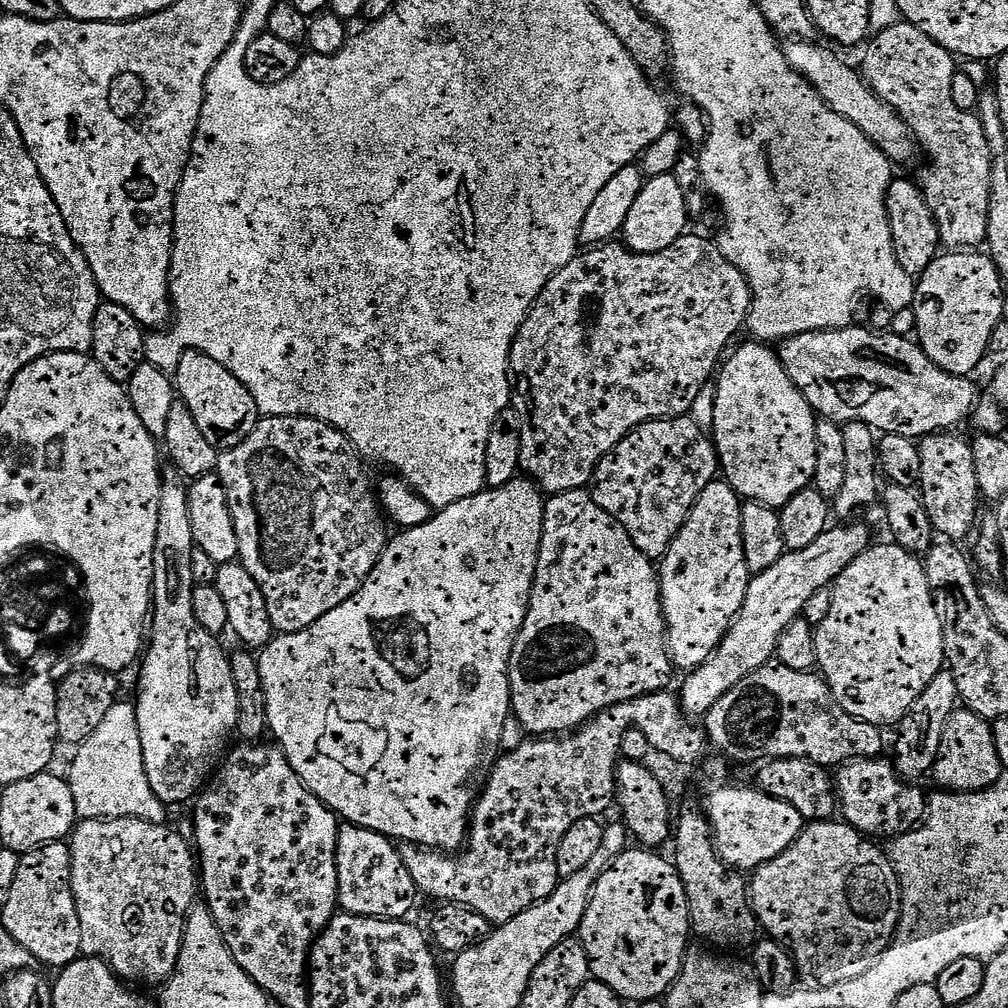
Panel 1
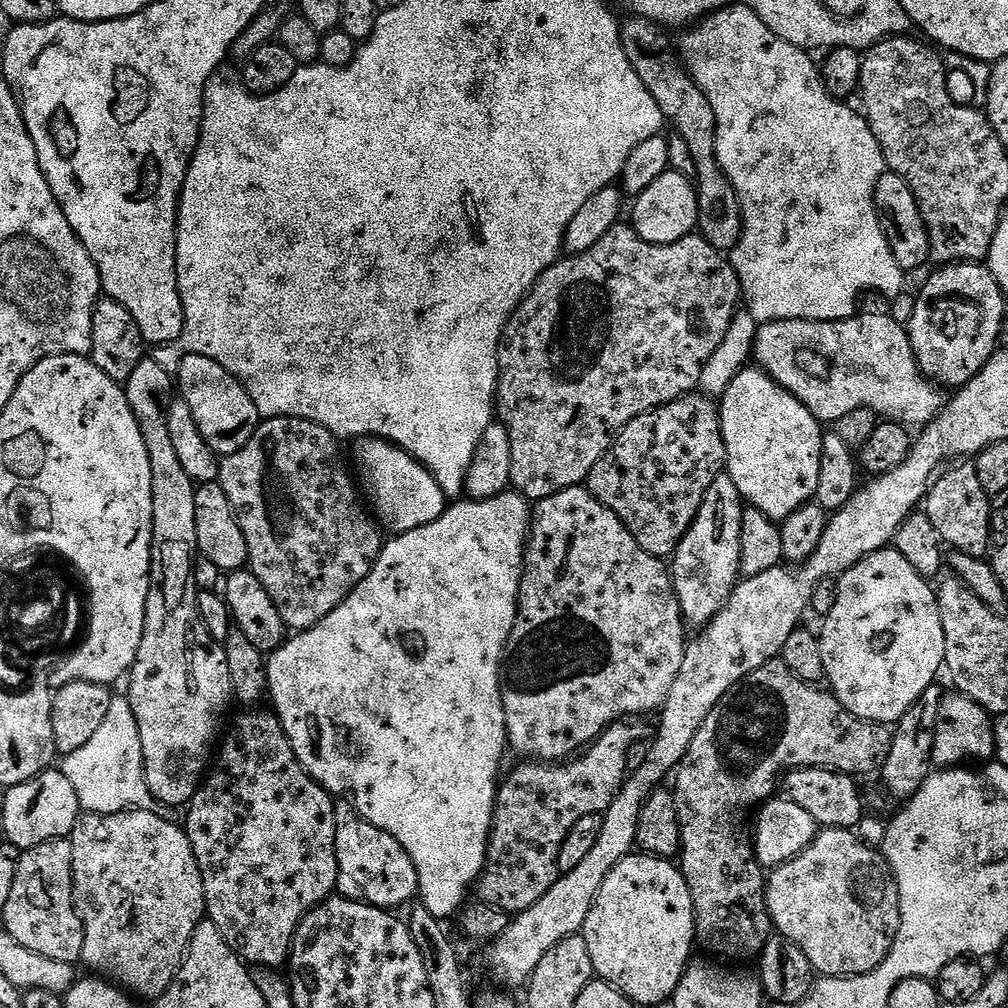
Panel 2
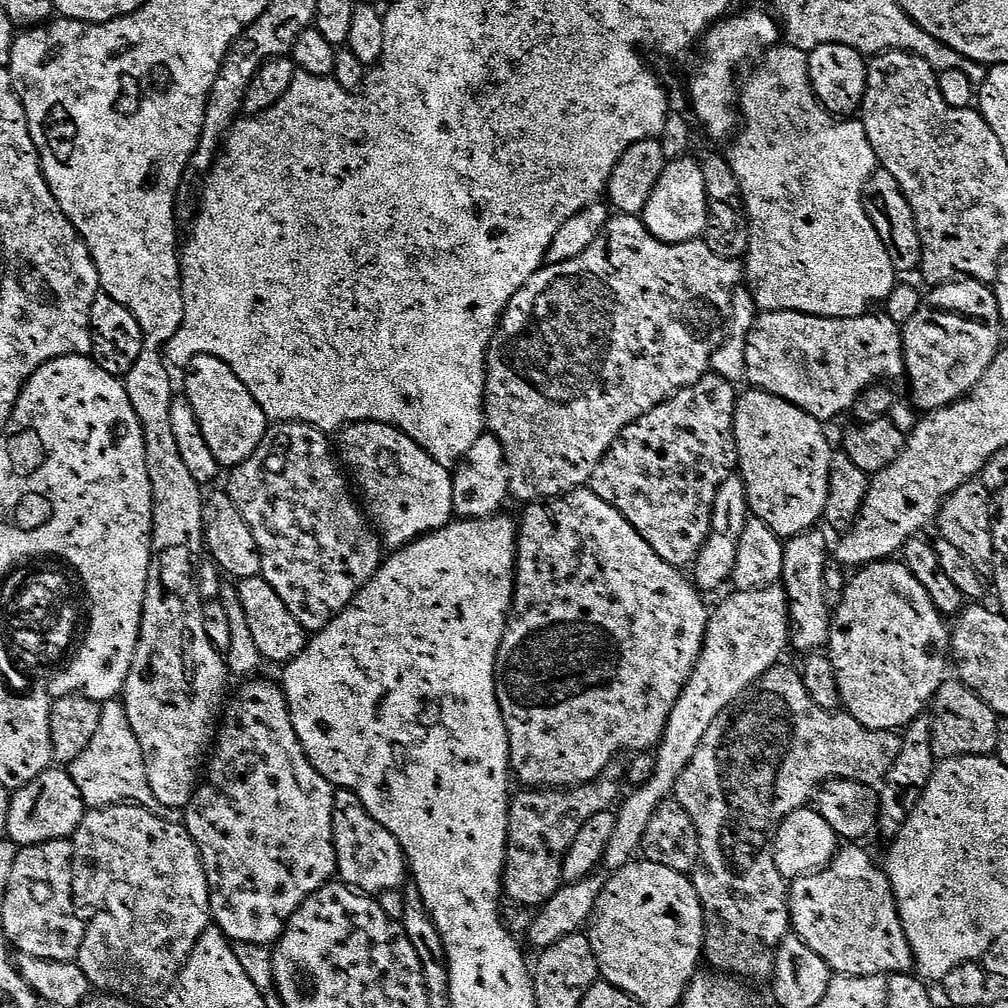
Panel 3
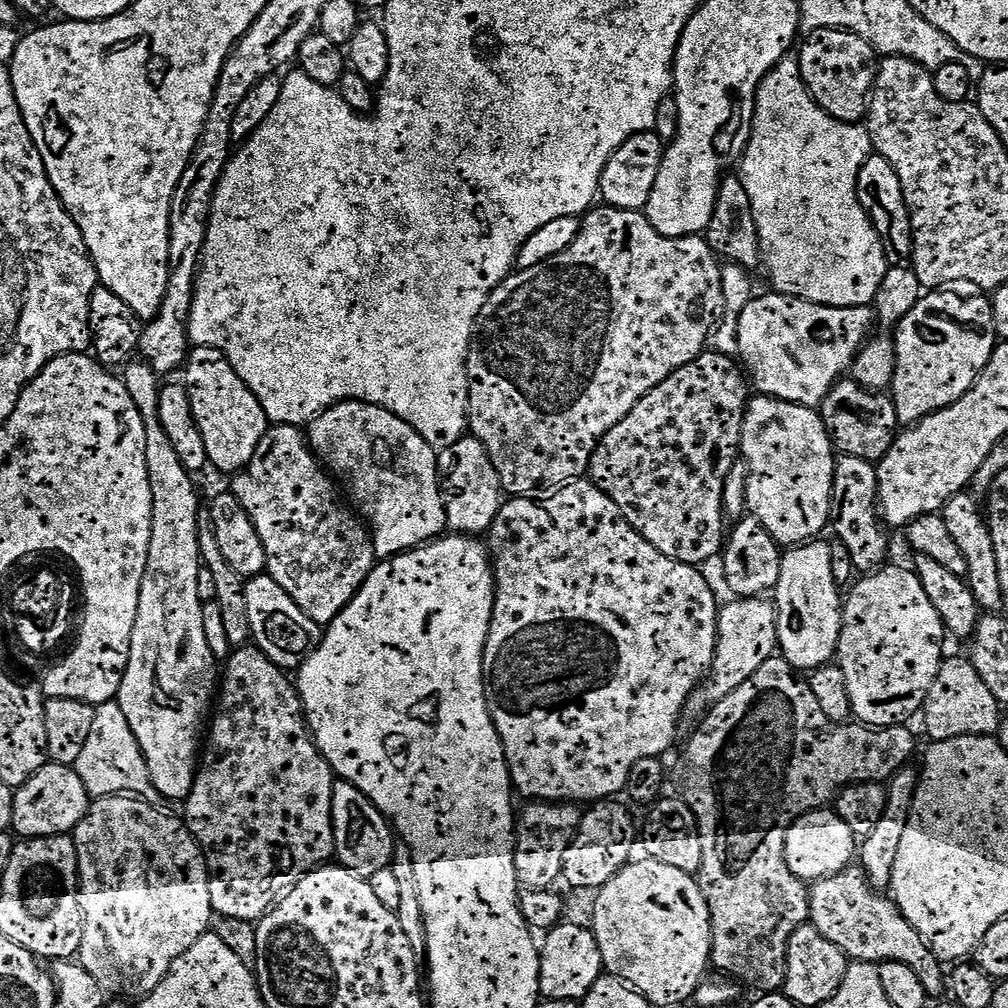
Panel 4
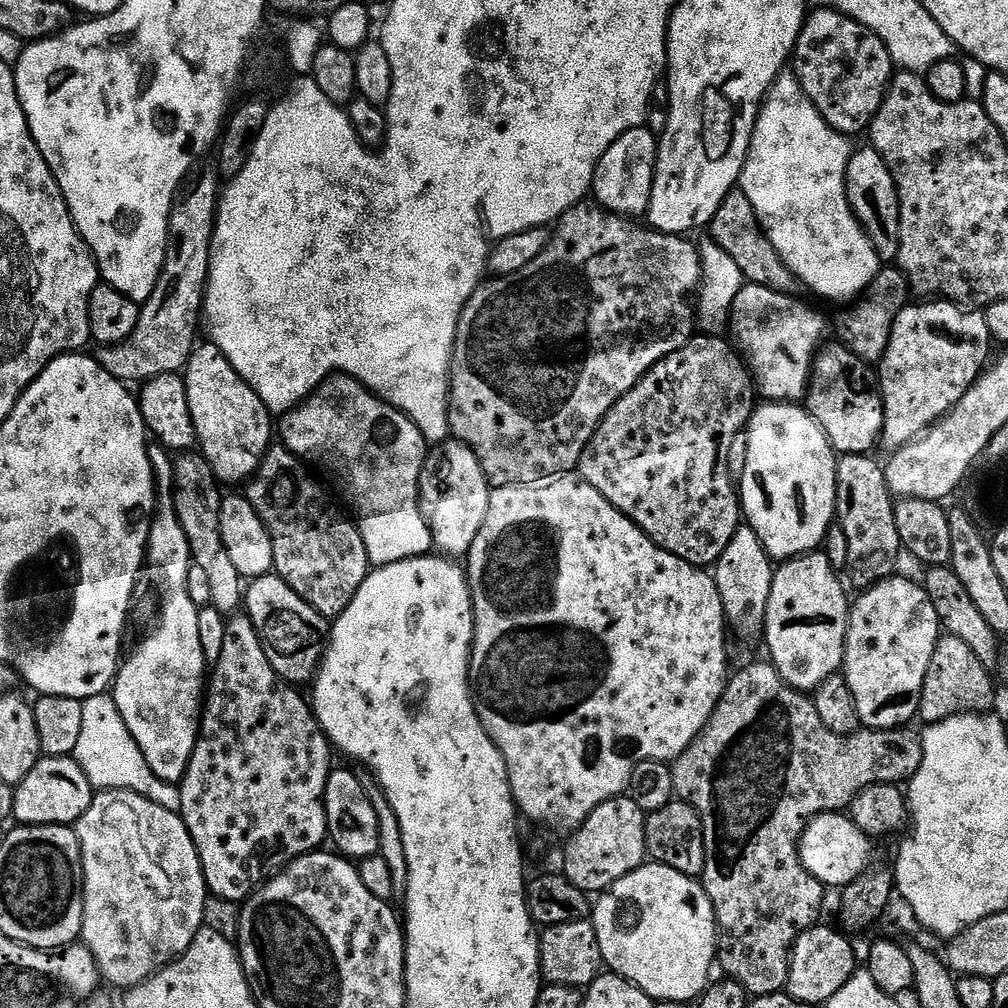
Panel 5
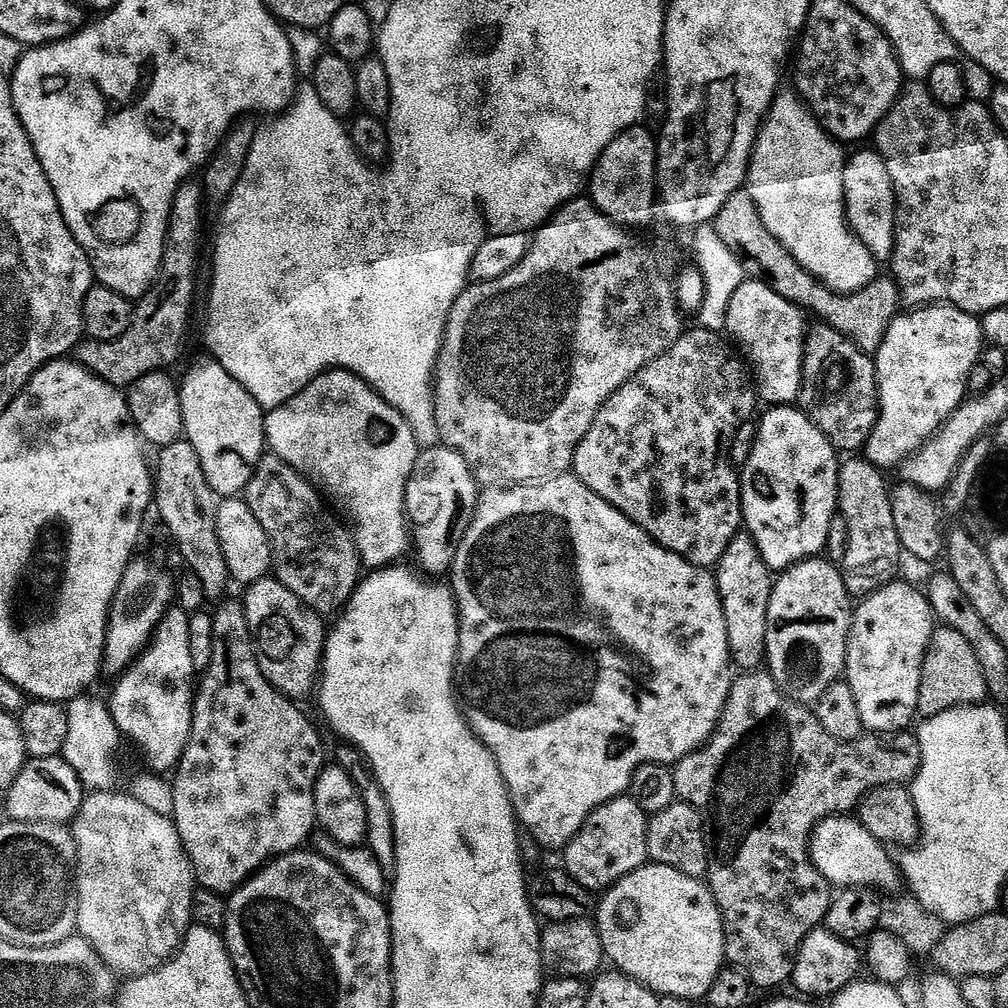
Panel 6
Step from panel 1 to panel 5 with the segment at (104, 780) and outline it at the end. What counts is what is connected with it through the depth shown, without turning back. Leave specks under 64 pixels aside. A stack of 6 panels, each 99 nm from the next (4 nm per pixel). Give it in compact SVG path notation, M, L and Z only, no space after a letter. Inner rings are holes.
M105 694L90 697L83 701L84 706L84 725L82 734L78 738L78 746L74 753L74 760L78 768L86 774L86 778L96 790L115 790L118 792L135 792L138 796L144 796L147 800L152 800L155 804L168 806L174 800L173 785L165 784L150 770L138 742L130 734L122 714L116 709L116 701L111 695Z

